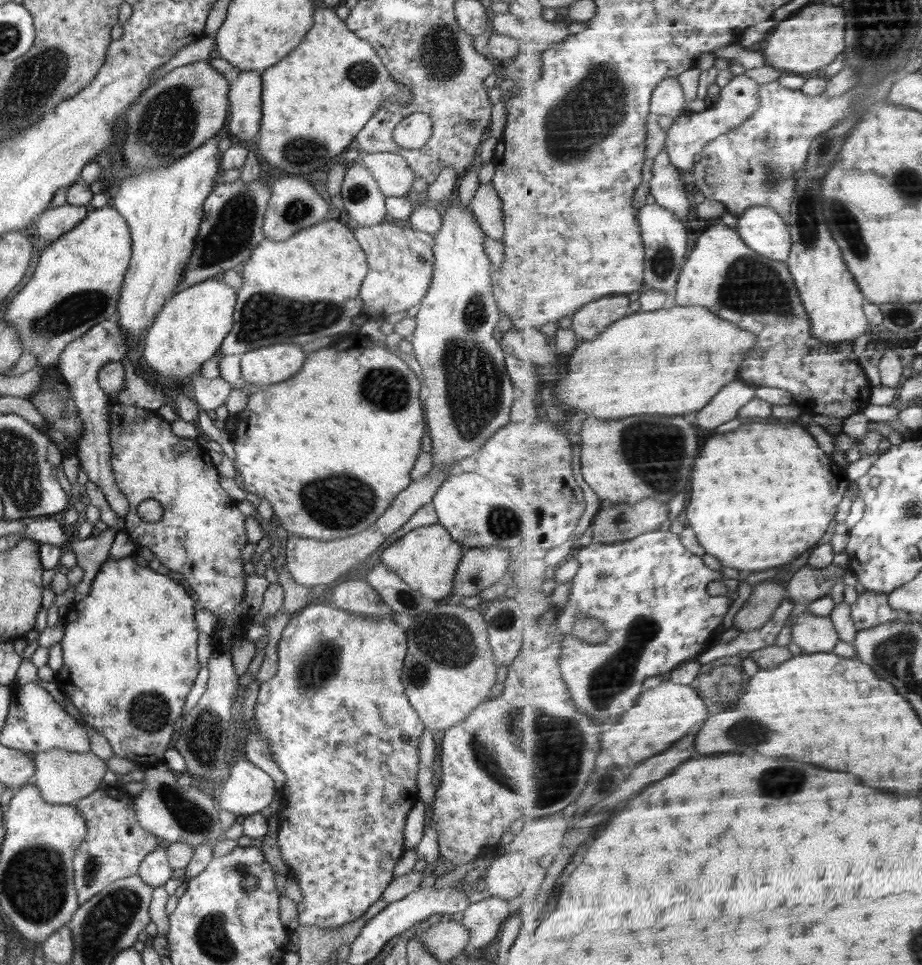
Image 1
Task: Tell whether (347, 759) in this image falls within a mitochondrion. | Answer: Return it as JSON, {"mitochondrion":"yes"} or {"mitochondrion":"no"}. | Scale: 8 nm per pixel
{"mitochondrion":"no"}

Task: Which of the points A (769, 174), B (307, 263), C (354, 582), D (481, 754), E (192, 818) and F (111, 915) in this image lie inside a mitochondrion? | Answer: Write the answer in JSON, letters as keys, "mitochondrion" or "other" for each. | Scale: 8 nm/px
{"A":"mitochondrion","B":"other","C":"other","D":"mitochondrion","E":"mitochondrion","F":"mitochondrion"}

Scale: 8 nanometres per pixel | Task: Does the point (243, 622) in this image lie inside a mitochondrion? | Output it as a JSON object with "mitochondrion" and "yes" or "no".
{"mitochondrion":"no"}

